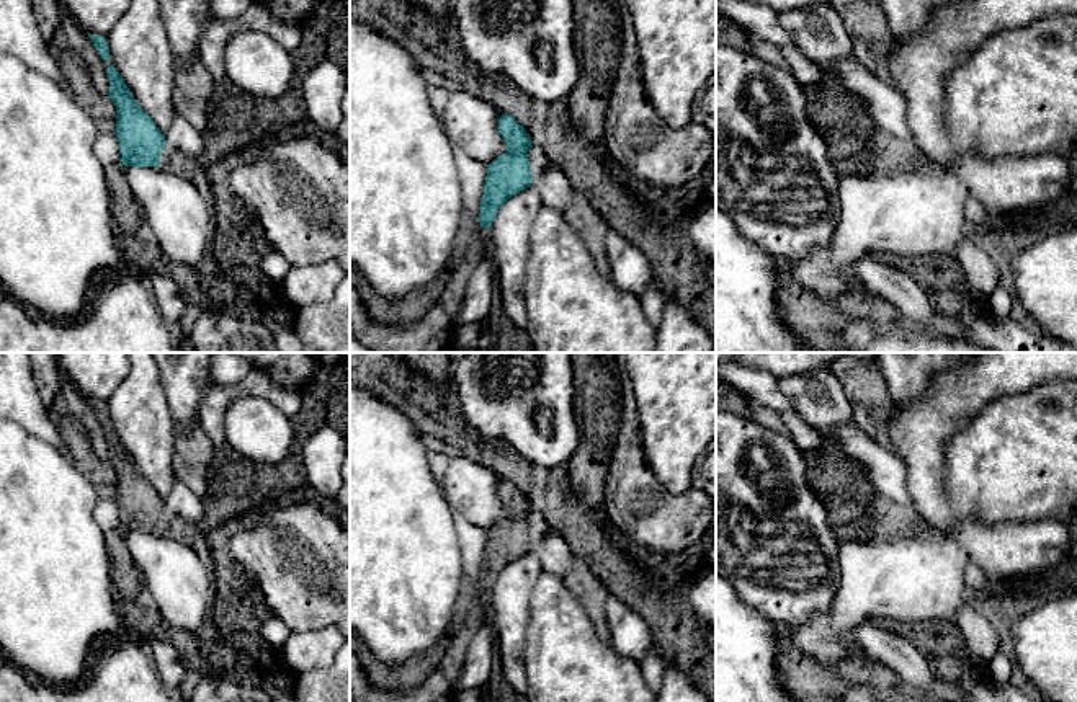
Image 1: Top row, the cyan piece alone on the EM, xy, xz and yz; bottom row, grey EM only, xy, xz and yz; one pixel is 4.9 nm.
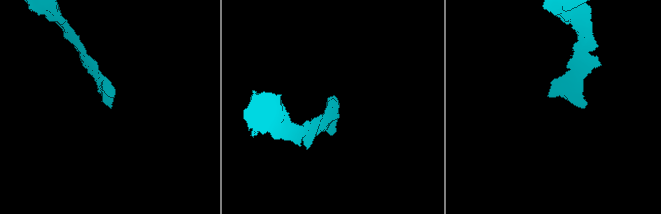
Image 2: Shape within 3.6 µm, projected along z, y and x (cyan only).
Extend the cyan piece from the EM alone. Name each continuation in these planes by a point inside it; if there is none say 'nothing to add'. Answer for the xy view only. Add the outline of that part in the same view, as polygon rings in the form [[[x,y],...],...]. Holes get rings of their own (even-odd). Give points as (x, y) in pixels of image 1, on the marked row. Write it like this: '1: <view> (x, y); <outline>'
1: xy (183, 165); [[[165,145],[160,155],[160,167],[191,181],[204,198],[211,199],[211,186],[198,158]]]

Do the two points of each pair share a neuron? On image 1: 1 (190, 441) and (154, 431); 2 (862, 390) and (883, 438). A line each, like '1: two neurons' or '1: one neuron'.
1: two neurons
2: one neuron

